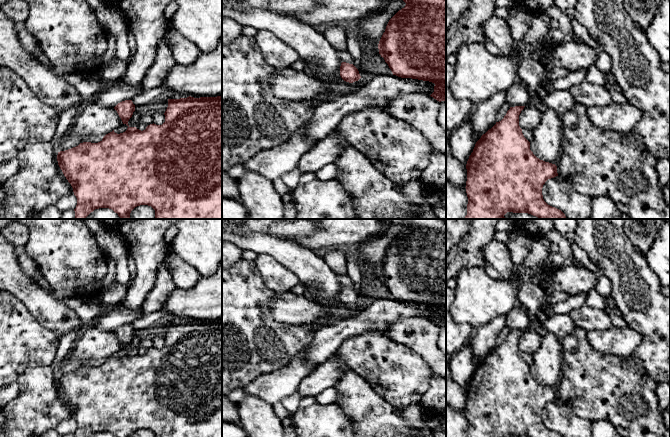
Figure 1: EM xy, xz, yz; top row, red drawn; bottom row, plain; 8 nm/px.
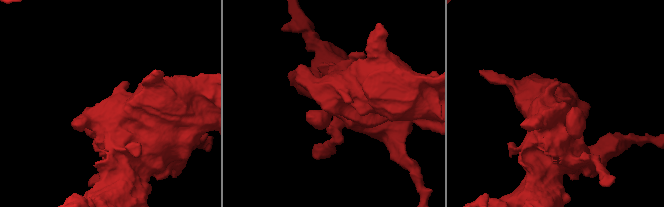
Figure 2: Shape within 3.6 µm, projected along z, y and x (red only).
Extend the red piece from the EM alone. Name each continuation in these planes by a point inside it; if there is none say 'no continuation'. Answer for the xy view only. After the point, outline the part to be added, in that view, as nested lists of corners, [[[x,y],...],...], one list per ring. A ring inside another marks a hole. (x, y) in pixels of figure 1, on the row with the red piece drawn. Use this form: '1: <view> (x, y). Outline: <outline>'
no continuation

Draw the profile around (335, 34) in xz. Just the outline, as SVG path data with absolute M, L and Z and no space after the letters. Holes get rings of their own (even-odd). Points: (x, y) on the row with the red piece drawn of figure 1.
M329 25L322 33L336 51L347 51L347 35L343 25Z

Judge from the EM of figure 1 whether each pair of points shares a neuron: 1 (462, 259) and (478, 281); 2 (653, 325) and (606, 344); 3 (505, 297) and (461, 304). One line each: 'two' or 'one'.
1: two
2: two
3: one

